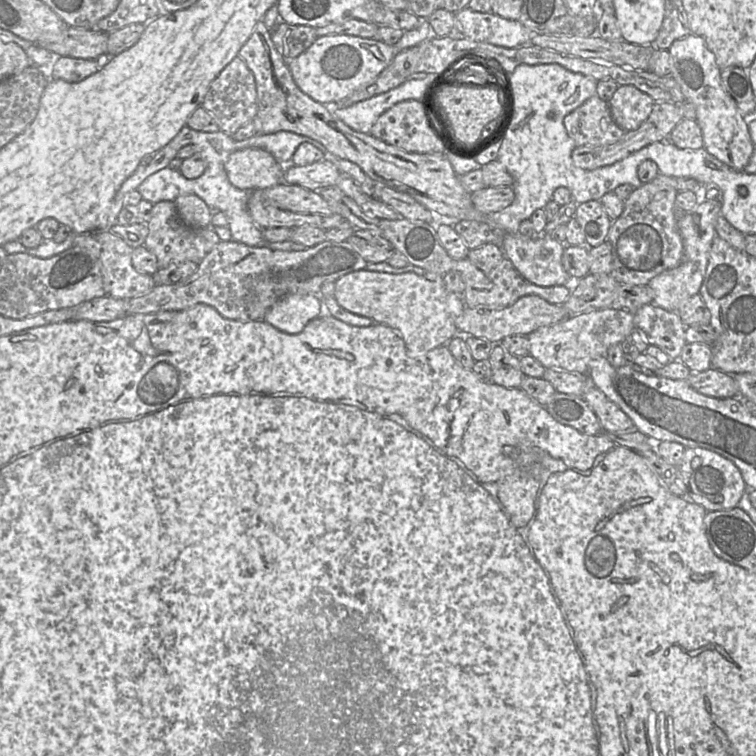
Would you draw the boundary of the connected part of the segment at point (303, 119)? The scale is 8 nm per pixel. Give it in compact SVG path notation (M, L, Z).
M262 20L258 21L238 53L255 79L258 134L290 131L312 138L321 143L328 153L357 164L371 179L408 194L443 222L451 225L463 220L491 222L490 216L474 207L471 193L460 182L447 153L407 152L370 134L353 130L334 115L336 106L316 102L299 89L270 36L271 29Z

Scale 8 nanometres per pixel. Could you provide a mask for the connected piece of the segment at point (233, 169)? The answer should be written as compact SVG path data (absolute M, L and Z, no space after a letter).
M260 148L235 151L224 164L229 182L241 190L267 189L283 182L285 166Z

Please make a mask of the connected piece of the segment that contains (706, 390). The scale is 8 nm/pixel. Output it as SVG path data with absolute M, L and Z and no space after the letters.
M712 367L703 372L691 372L687 381L694 390L706 396L738 397L738 386L734 376Z

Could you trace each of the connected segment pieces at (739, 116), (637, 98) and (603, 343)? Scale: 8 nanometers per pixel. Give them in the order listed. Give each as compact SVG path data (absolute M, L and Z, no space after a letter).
M695 34L675 40L668 49L672 59L672 77L678 83L685 101L694 105L696 121L702 130L704 148L709 154L734 170L744 169L753 154L748 117L737 108L723 89L721 69L705 40Z
M632 85L618 86L608 101L614 122L624 131L637 129L650 115L655 101Z
M618 307L570 315L556 324L541 327L529 334L529 355L546 369L560 369L587 375L592 360L606 357L610 346L620 344L635 331L633 319L634 312Z

